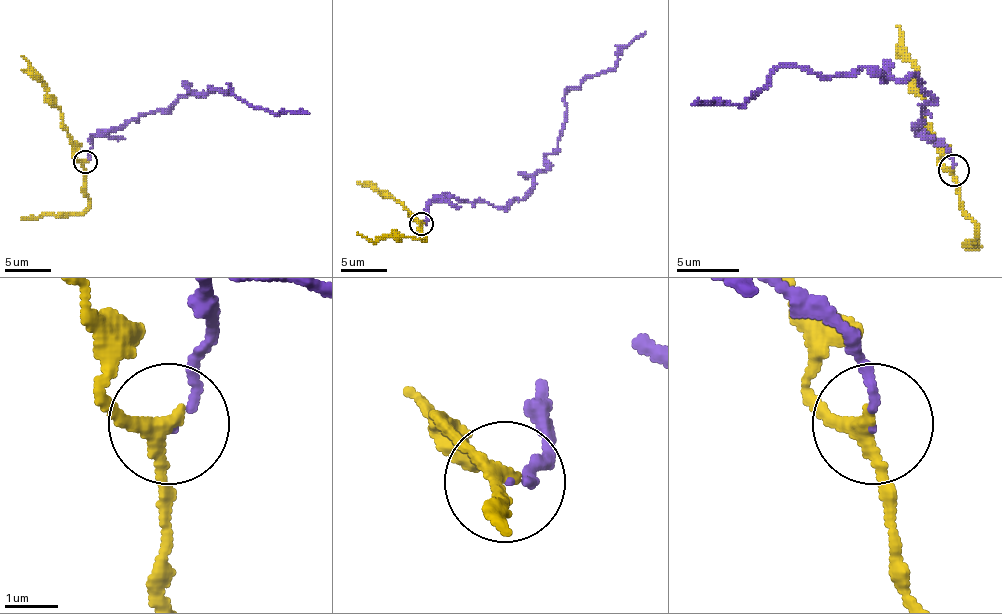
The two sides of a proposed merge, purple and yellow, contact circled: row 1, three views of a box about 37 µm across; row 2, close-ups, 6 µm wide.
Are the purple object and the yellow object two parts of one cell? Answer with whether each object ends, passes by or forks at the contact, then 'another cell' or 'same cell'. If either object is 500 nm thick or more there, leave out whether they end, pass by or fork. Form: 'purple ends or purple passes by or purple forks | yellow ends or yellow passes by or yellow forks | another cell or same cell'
purple ends | yellow passes by | same cell

